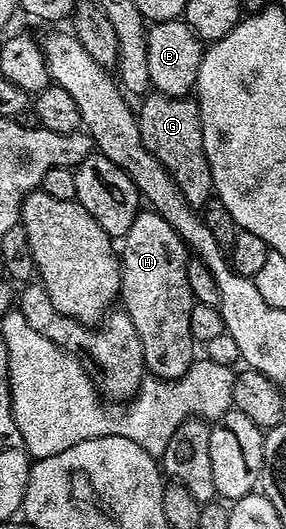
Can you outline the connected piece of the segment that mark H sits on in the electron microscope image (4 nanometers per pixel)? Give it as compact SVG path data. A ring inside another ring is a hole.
M141 211L138 212L135 223L131 223L131 227L127 230L123 238L123 244L119 249L119 260L121 262L121 291L119 294L119 301L122 305L124 312L128 313L131 323L135 323L135 331L139 331L139 343L143 343L143 355L145 356L145 367L146 370L152 376L161 378L162 381L175 381L178 377L181 377L187 372L190 365L195 360L195 354L193 354L193 348L195 348L195 342L191 335L191 327L189 326L189 312L191 307L195 304L193 299L193 292L191 287L187 283L187 271L185 270L187 264L187 246L181 237L176 233L172 227L167 223L167 219L163 219L158 213L152 211Z

